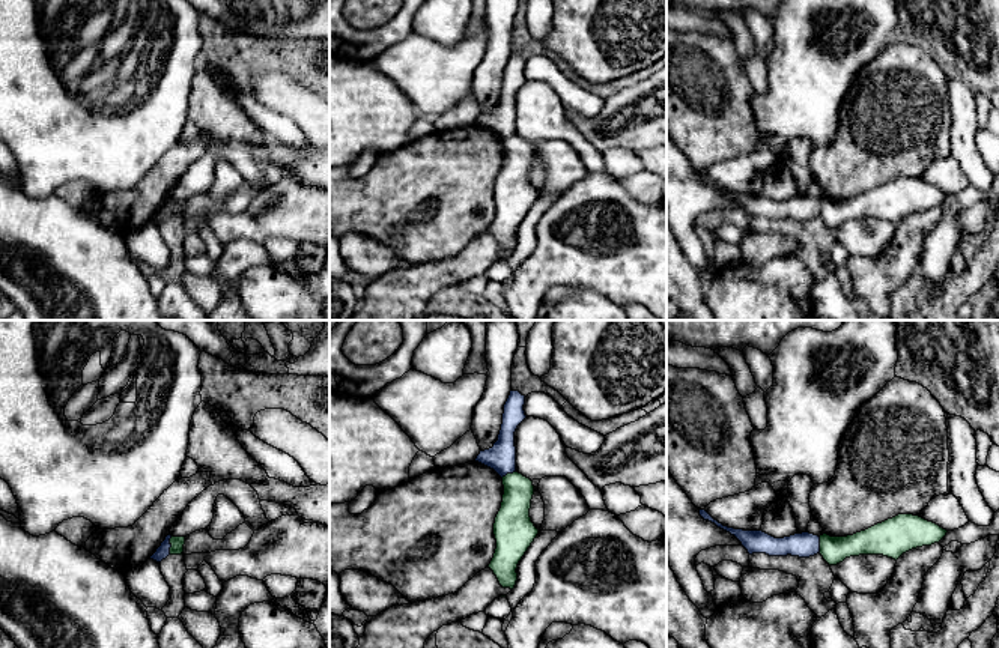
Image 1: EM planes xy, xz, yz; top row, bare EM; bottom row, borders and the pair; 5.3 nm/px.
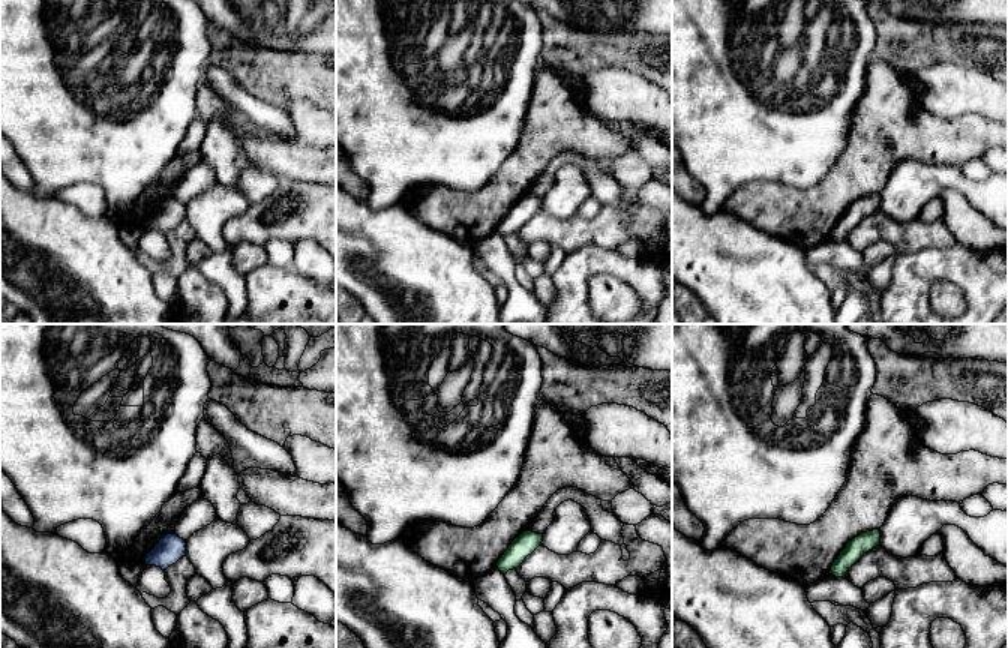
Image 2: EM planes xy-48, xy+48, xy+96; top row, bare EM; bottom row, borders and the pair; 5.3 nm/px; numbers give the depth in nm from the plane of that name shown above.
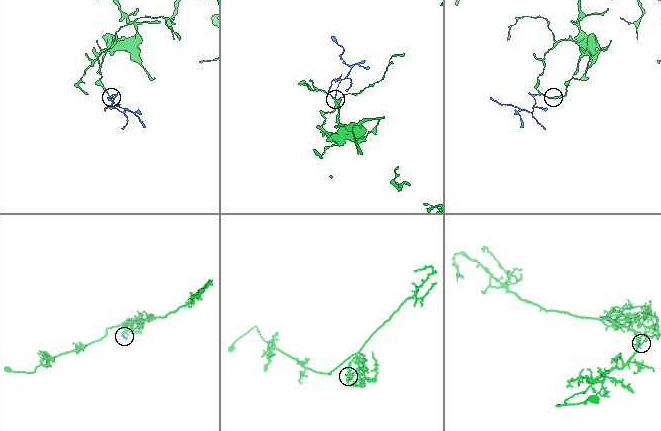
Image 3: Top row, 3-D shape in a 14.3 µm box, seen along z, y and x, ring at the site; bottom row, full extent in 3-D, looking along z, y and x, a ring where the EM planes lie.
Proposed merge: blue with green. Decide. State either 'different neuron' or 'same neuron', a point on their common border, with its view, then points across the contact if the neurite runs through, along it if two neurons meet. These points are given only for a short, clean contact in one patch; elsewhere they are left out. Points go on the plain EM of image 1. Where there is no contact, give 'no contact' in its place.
different neuron | xy (170, 208) | along xy (172, 199), (169, 217)

